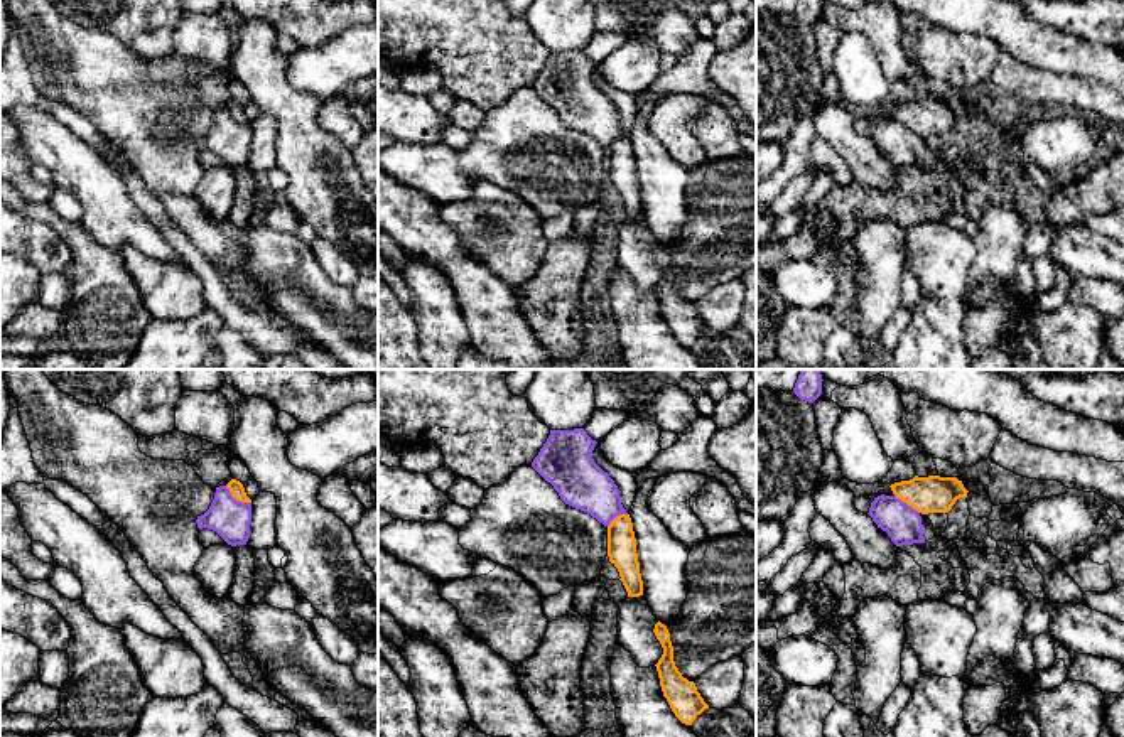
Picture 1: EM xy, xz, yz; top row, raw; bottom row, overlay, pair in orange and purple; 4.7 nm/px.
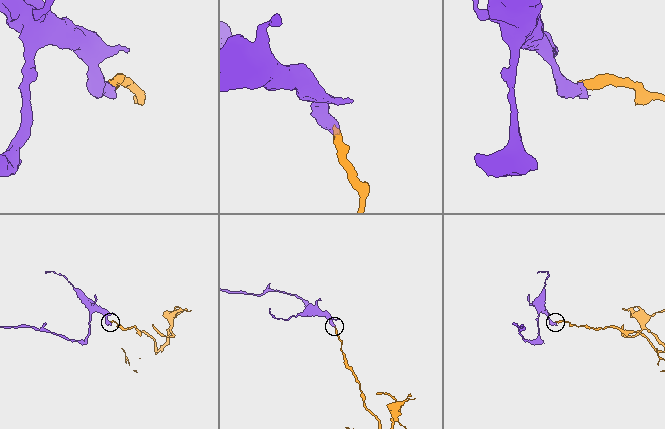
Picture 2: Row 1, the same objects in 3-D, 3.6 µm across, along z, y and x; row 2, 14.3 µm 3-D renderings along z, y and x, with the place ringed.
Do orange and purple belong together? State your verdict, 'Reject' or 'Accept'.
Reject

